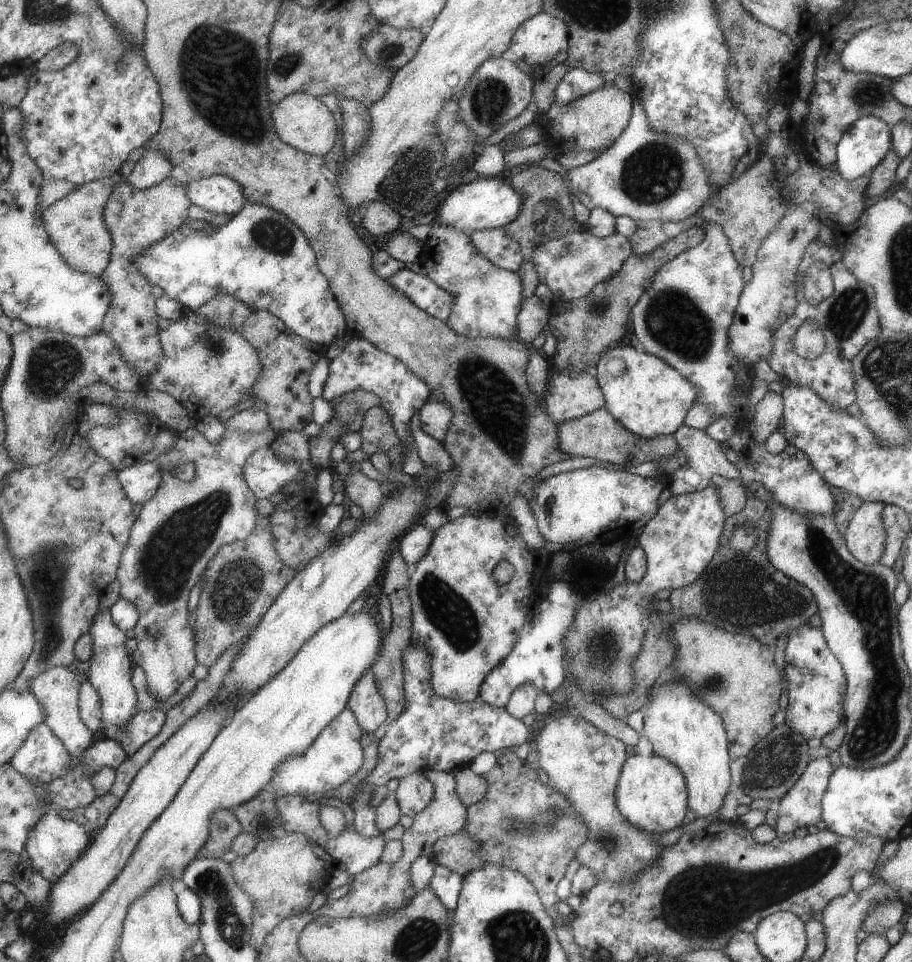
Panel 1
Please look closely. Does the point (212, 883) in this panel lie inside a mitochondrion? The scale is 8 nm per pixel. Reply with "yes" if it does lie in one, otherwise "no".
yes

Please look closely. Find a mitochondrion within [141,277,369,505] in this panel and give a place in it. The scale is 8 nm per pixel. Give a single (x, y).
(217, 346)

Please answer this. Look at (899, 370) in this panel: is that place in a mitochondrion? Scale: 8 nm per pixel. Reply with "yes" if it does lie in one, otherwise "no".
yes

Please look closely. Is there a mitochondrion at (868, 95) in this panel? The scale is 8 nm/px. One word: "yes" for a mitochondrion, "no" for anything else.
yes

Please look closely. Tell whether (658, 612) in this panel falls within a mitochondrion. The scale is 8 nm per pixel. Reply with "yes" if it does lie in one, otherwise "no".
no

